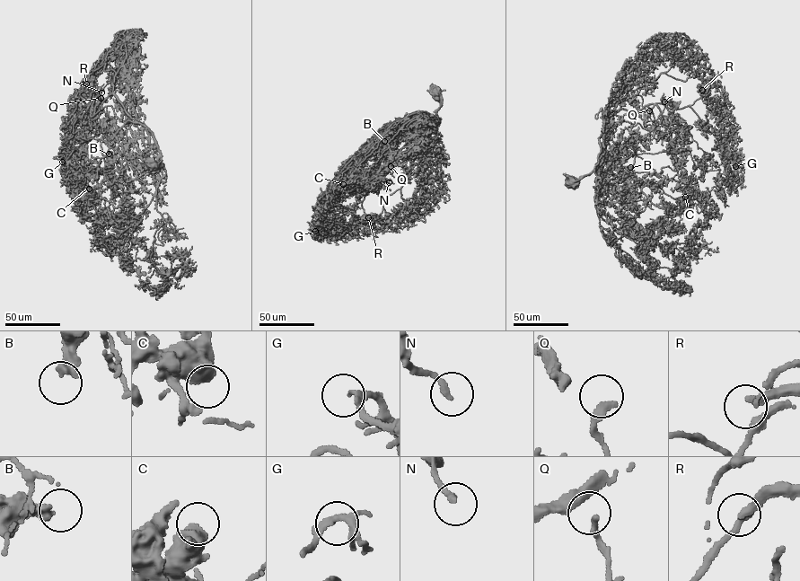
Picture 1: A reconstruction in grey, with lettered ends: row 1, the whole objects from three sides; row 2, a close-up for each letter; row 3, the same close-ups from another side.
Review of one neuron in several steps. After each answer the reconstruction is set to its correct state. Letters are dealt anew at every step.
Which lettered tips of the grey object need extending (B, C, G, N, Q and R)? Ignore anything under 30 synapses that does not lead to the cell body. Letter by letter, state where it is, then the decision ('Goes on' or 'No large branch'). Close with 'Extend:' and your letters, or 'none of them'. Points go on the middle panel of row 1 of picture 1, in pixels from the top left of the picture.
B: Place: (384, 141). No large branch
C: Place: (343, 184). No large branch
G: Place: (315, 231). No large branch
N: Place: (389, 182). No large branch
Q: Place: (391, 166). Goes on
R: Place: (368, 217). No large branch
Extend: Q

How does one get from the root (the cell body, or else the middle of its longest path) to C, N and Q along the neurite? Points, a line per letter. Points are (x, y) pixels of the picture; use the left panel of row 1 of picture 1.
C: (151, 166), (161, 163), (156, 157), (127, 156), (112, 183), (104, 174), (101, 186), (83, 199), (89, 189)
N: (151, 166), (161, 163), (153, 133), (131, 117), (112, 93), (103, 99), (93, 92), (101, 92)
Q: (151, 166), (161, 163), (153, 133), (131, 117), (112, 93), (103, 99), (100, 94), (100, 102), (101, 98)

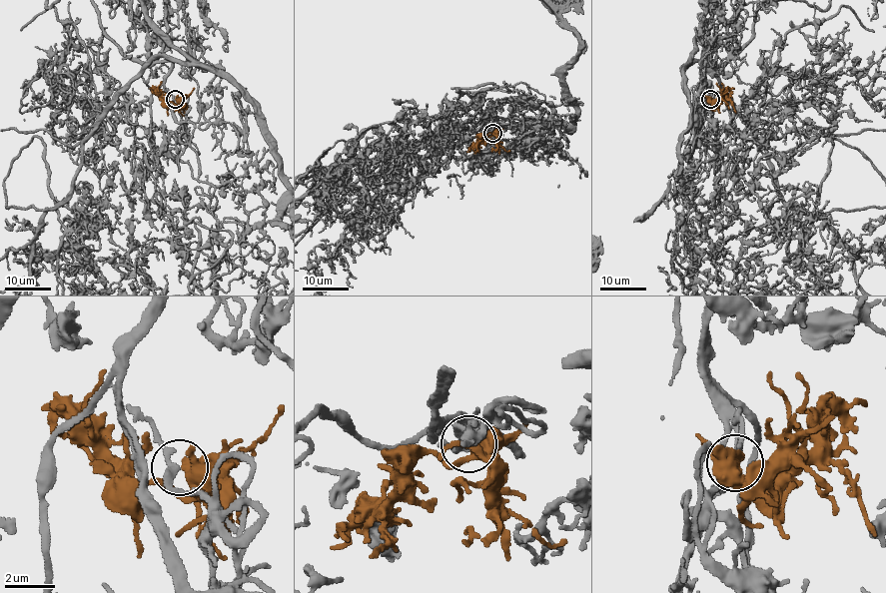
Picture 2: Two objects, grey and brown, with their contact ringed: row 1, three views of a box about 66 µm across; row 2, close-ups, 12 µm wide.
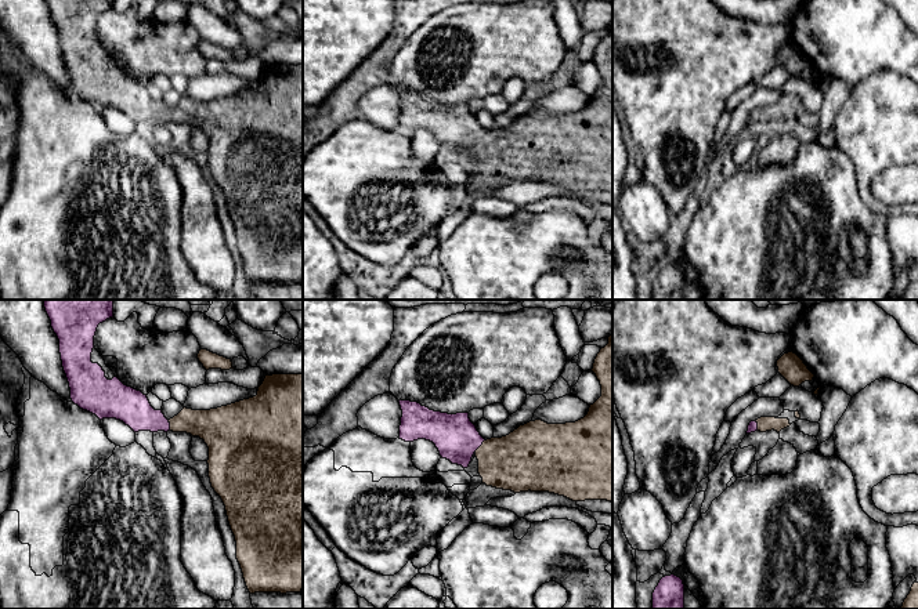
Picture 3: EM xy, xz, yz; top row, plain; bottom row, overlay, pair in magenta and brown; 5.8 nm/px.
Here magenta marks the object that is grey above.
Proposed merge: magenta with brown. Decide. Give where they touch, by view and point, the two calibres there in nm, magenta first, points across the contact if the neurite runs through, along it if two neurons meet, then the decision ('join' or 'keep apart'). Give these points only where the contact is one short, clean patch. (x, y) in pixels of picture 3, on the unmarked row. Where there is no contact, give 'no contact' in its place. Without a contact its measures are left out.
xz (480, 136) | 260/340 nm | across xz (456, 129), (480, 136), (502, 152), (519, 152) | join

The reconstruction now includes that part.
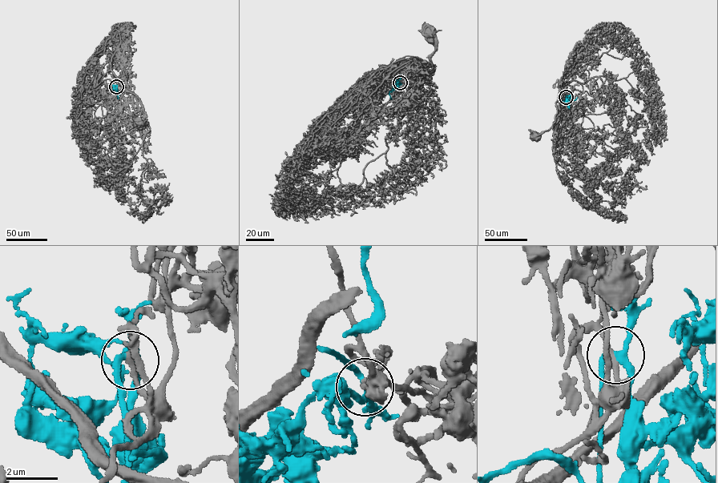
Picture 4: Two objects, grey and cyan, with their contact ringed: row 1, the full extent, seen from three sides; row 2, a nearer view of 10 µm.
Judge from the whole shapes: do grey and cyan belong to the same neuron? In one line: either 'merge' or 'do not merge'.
merge

